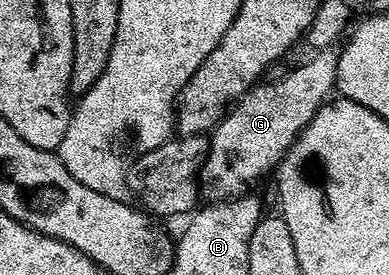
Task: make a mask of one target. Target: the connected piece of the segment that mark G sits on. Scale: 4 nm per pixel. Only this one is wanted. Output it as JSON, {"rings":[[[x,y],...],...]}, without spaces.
{"rings":[[[339,43],[321,47],[316,56],[292,69],[285,78],[257,83],[217,122],[201,170],[201,193],[205,199],[213,202],[237,197],[249,187],[247,184],[262,174],[270,174],[279,165],[297,135],[333,95],[340,47]]]}

